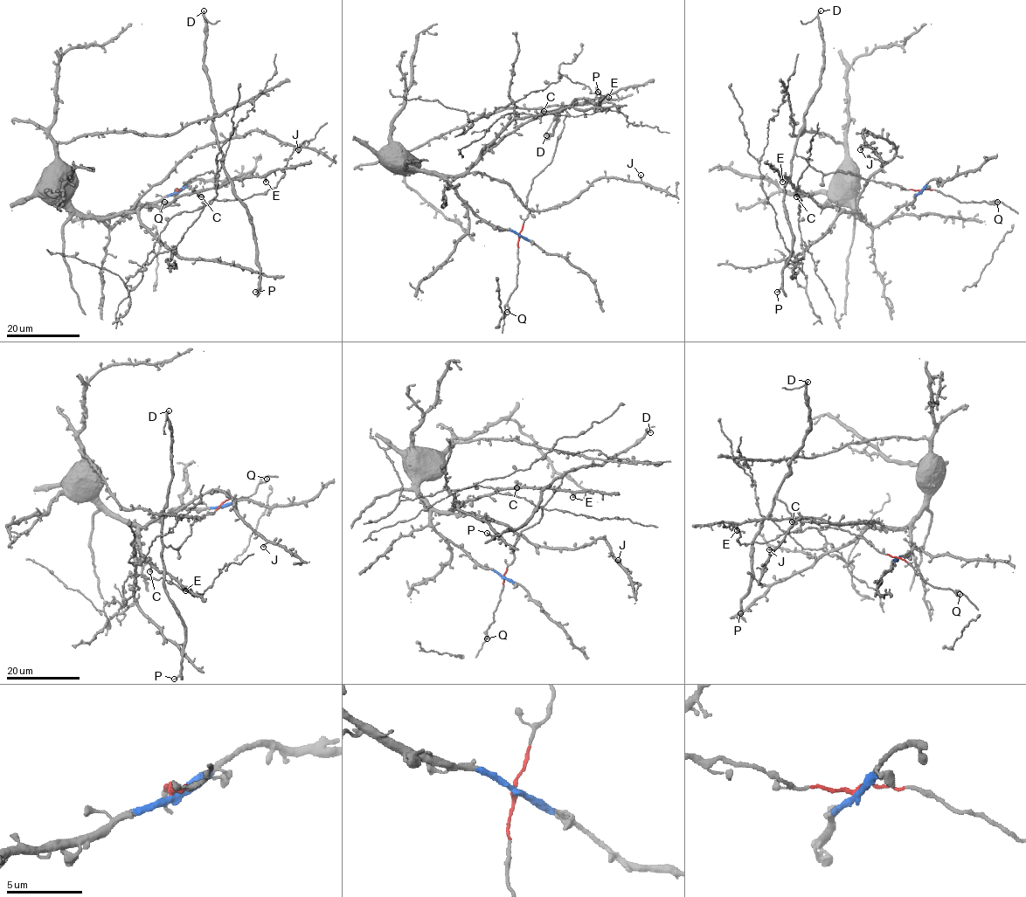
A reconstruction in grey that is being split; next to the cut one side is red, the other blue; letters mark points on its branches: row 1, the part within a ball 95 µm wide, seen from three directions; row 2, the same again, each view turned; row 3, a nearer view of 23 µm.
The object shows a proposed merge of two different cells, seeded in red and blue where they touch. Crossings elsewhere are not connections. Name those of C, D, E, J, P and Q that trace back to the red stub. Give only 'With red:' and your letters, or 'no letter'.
With red: D, P, Q

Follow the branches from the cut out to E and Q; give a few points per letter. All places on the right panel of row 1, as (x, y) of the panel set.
E: (921, 190), (883, 224), (870, 225), (856, 213), (821, 206), (786, 177), (780, 177), (783, 182)
Q: (921, 190), (938, 189), (960, 202), (997, 202)

